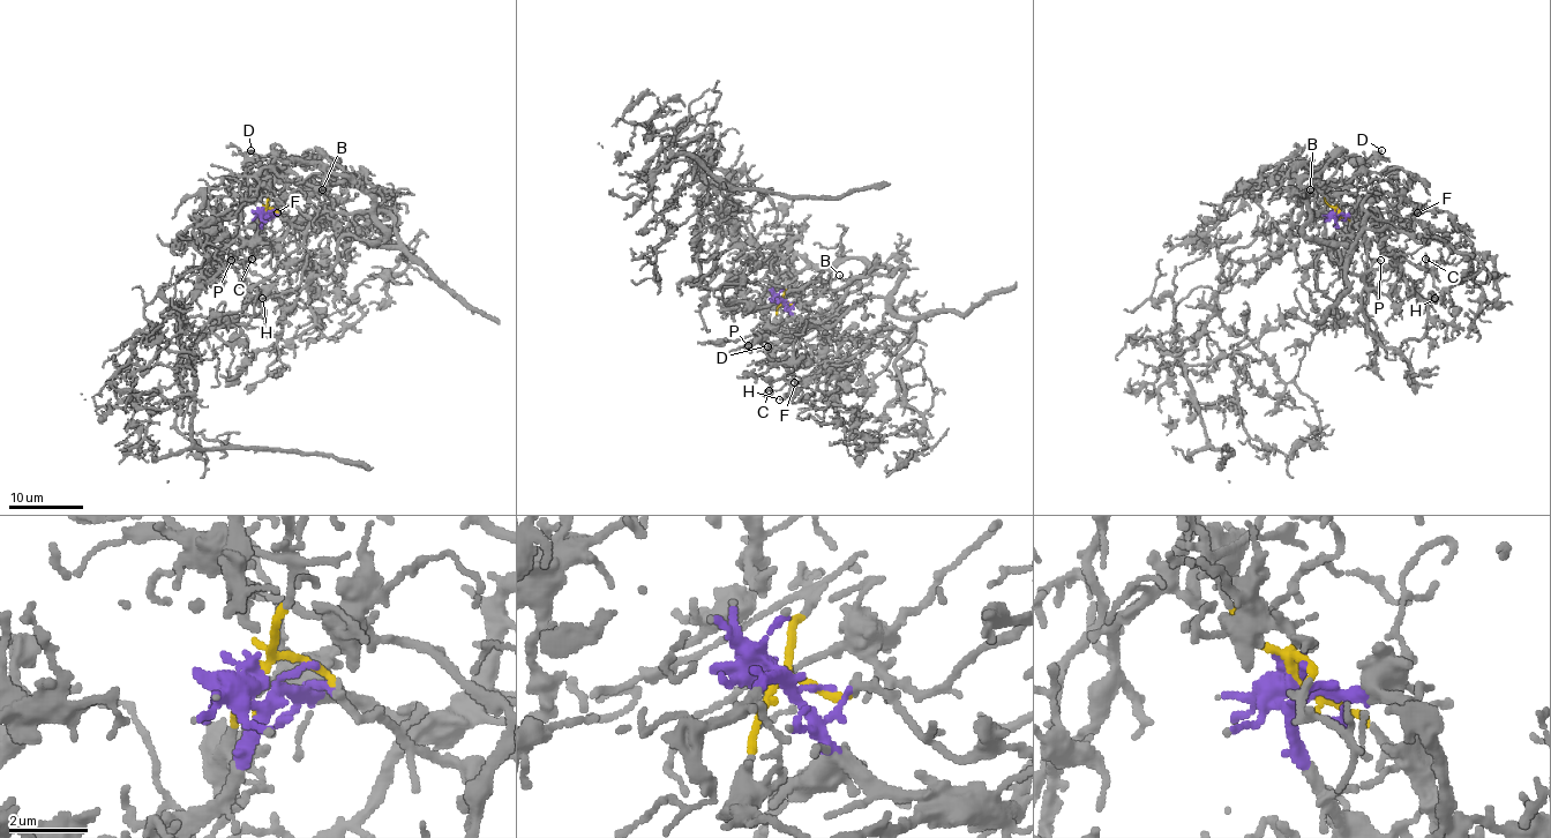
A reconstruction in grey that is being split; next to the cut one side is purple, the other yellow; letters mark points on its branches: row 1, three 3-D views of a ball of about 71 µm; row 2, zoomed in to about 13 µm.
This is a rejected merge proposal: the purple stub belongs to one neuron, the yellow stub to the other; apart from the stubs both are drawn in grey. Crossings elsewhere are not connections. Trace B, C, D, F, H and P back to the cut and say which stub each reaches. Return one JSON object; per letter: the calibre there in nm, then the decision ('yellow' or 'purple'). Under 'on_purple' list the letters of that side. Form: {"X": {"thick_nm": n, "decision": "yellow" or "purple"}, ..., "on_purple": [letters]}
{"B": {"thick_nm": 130, "decision": "purple"}, "C": {"thick_nm": 120, "decision": "purple"}, "D": {"thick_nm": 200, "decision": "purple"}, "F": {"thick_nm": 180, "decision": "purple"}, "H": {"thick_nm": 200, "decision": "purple"}, "P": {"thick_nm": 120, "decision": "yellow"}, "on_purple": ["B", "C", "D", "F", "H"]}

